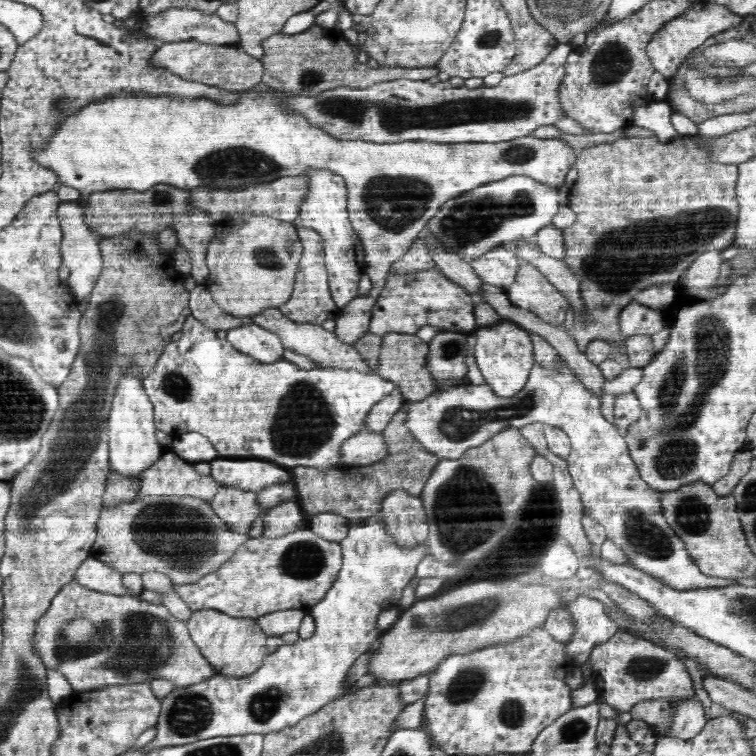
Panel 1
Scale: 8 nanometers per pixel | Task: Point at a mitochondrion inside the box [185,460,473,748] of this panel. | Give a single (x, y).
(305, 559)

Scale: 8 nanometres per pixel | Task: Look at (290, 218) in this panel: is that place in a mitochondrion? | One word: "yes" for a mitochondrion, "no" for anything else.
no

